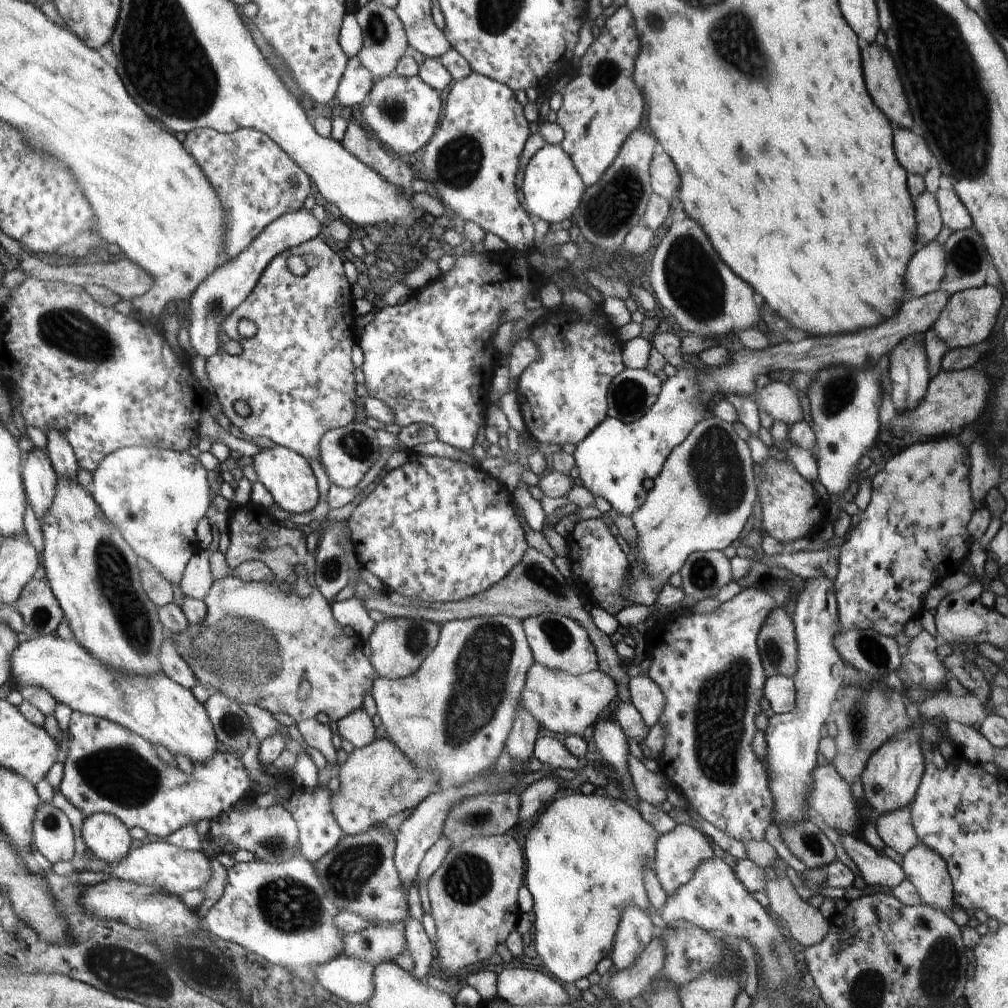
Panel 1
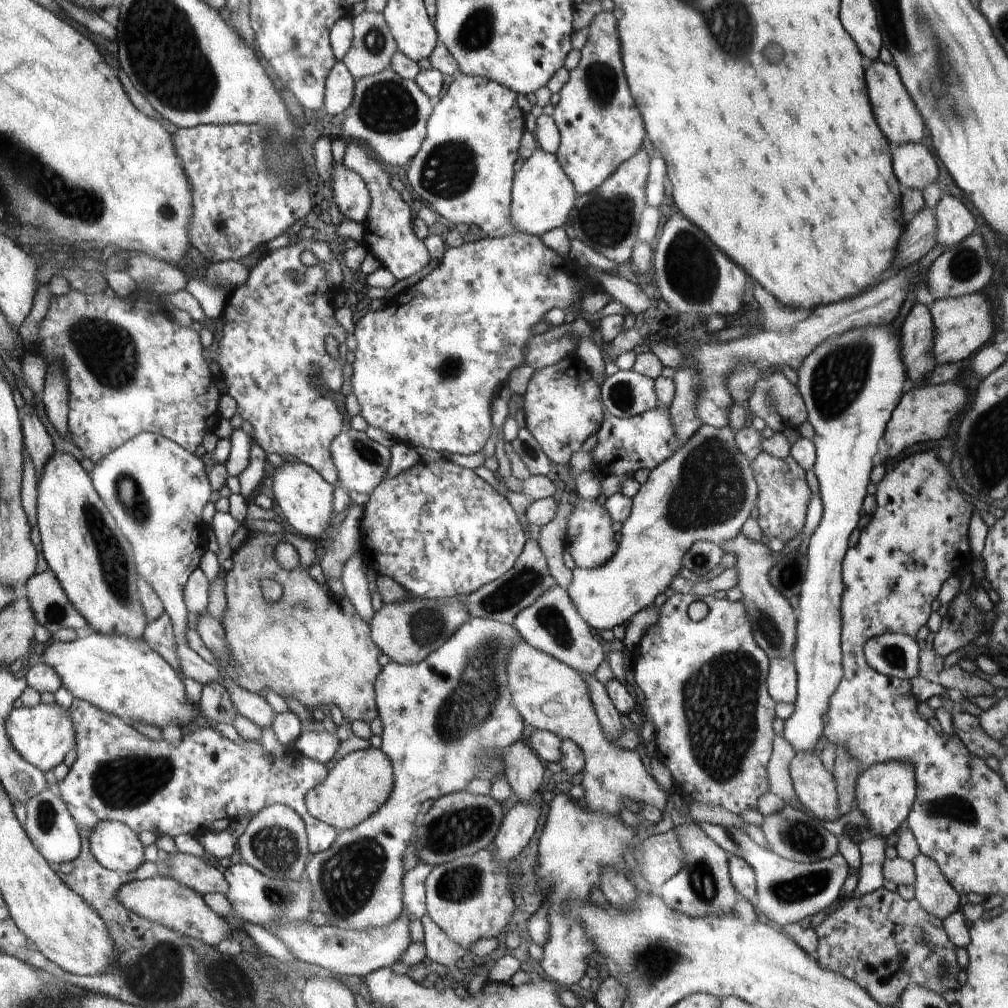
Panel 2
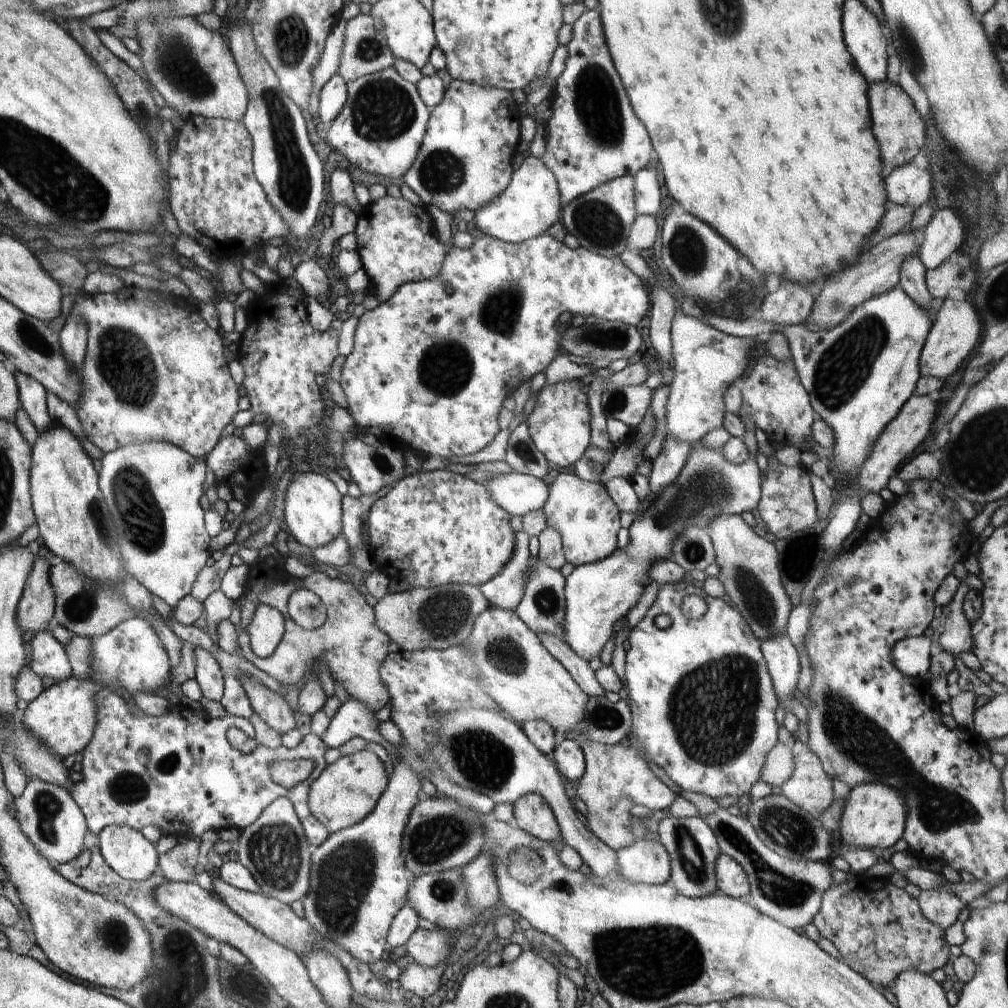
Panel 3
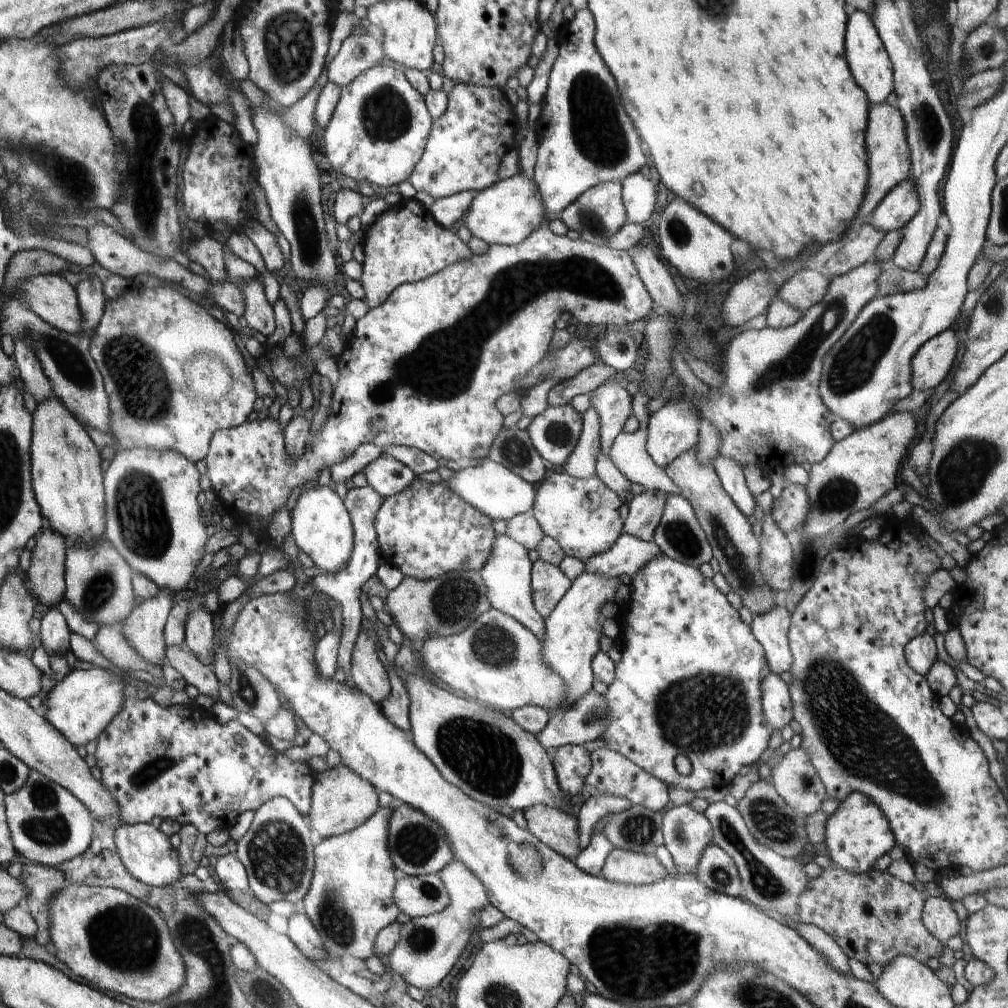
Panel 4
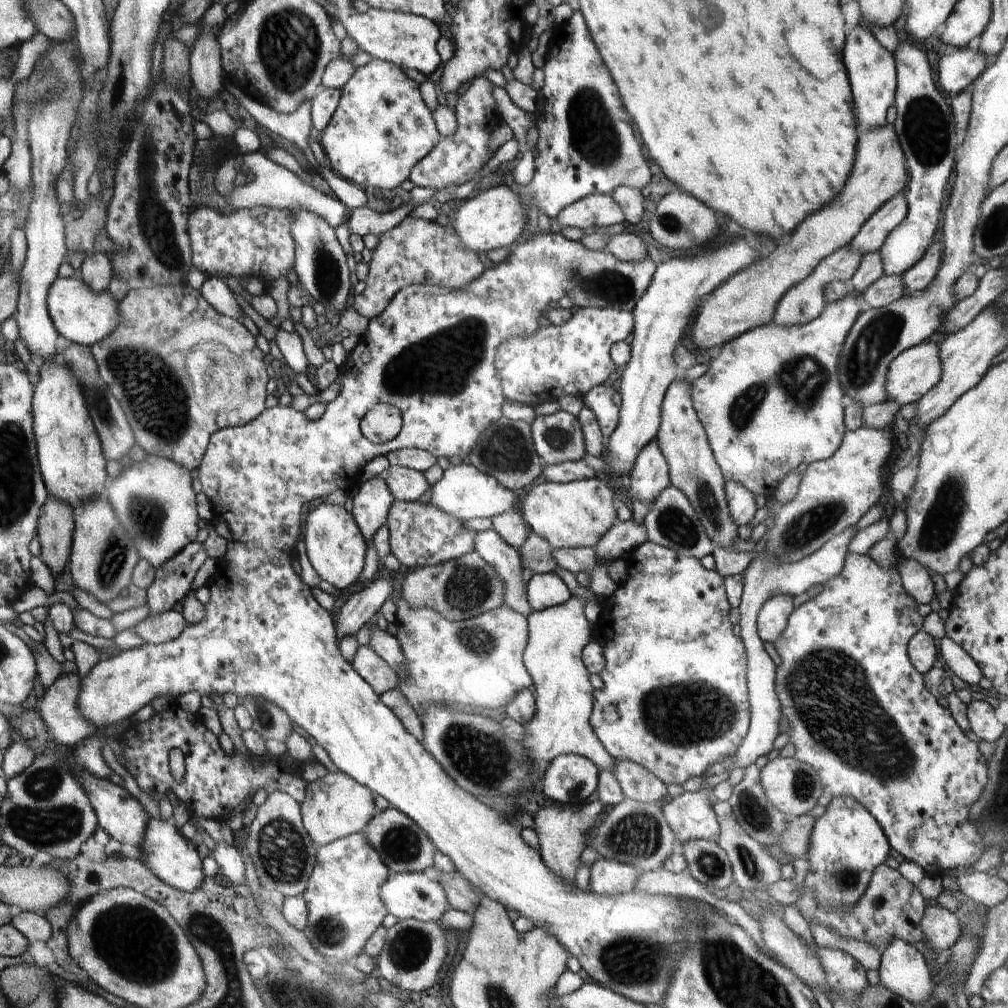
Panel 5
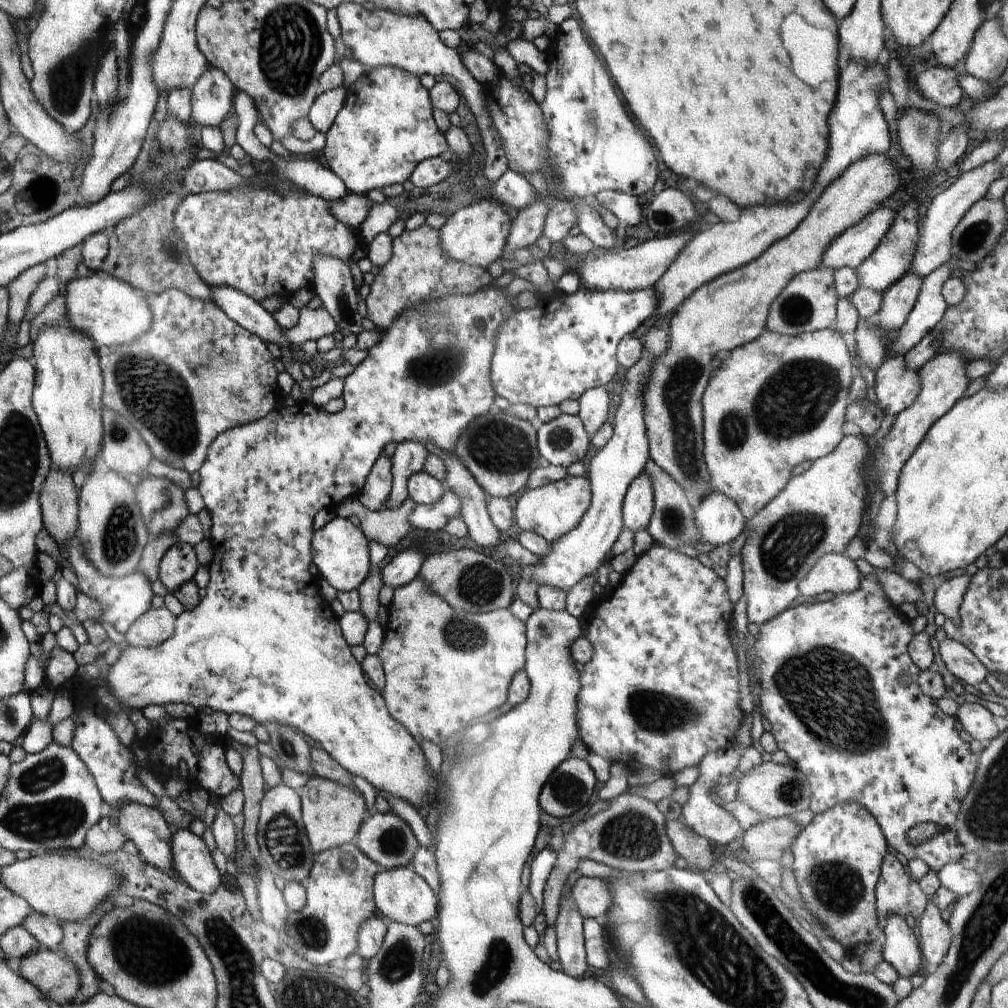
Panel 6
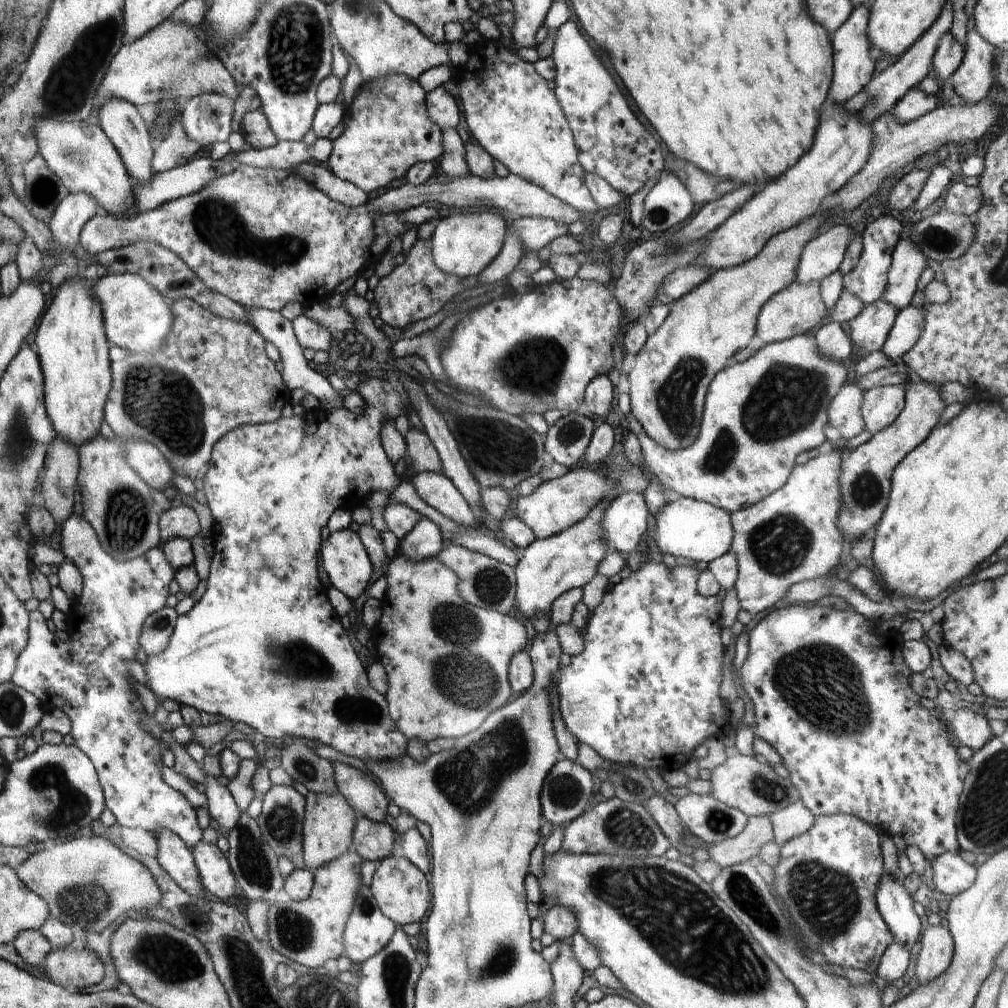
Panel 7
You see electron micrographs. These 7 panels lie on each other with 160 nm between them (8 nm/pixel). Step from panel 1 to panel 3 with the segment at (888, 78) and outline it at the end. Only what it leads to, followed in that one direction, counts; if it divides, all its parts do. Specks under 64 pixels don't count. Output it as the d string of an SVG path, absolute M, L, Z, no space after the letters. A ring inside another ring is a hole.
M886 78L884 81L870 84L868 94L872 130L879 144L883 162L881 175L885 179L896 166L912 161L914 156L920 152L920 148L926 142L927 126L914 106L914 101L899 83Z

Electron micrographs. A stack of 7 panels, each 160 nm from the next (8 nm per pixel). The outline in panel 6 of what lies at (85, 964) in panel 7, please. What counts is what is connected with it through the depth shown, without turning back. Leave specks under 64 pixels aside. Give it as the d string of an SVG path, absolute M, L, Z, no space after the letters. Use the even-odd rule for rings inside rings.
M46 950L23 958L18 972L58 1004L72 1002L79 989L77 967L54 951Z

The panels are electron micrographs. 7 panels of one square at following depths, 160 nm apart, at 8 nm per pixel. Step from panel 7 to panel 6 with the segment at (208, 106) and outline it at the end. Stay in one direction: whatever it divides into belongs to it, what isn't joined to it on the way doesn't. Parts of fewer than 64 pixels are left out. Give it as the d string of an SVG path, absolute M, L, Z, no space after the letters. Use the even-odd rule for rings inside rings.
M209 66L204 76L191 88L193 122L204 127L218 127L233 112L236 90L222 69Z

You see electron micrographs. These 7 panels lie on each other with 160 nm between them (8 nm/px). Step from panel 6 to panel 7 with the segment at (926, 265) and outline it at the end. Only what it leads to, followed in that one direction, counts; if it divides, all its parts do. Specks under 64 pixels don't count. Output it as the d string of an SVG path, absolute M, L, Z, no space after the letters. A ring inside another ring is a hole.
M901 238L893 250L882 299L894 305L898 310L910 305L918 290L918 280L920 280L922 270L926 268L927 259L912 239Z

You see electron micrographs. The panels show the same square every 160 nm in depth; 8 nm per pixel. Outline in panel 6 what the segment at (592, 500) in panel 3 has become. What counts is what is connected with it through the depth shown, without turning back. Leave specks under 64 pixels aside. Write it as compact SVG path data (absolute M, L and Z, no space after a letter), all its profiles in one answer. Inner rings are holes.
M568 475L559 481L549 482L535 489L528 488L520 496L513 510L516 530L533 532L549 543L556 542L578 526L590 503L591 484L586 476Z

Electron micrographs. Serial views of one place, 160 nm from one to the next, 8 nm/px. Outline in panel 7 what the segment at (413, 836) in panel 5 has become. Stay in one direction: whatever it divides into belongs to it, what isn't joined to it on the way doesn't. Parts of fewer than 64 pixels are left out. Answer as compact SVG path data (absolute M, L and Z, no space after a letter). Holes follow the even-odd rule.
M364 816L358 819L357 828L354 829L354 851L363 860L375 863L384 860L396 852L398 842L398 833L386 821L380 823Z

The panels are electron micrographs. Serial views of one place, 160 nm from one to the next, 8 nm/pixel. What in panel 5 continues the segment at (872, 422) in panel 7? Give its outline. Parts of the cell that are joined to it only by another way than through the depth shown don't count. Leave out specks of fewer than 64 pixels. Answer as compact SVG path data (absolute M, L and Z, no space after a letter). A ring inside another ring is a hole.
M923 342L901 352L888 365L885 389L899 405L914 404L941 379L939 345Z

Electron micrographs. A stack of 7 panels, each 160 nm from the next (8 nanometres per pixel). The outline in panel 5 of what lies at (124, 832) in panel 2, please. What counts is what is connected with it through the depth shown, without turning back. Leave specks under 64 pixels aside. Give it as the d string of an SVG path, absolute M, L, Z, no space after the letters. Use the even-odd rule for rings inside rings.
M149 818L149 824L145 830L144 841L139 846L142 862L148 864L150 870L166 884L176 890L183 890L187 893L194 892L204 884L202 876L202 860L196 852L196 846L192 840L186 839L180 830L176 830L170 820Z

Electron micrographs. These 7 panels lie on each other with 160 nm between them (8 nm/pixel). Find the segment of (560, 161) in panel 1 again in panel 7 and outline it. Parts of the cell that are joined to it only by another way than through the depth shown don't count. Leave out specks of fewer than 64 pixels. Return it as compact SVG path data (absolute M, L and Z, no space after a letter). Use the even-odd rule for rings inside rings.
M468 212L452 214L436 220L431 236L433 243L433 261L446 273L459 276L461 279L474 274L481 274L501 254L502 242L505 242L506 224L500 213Z

